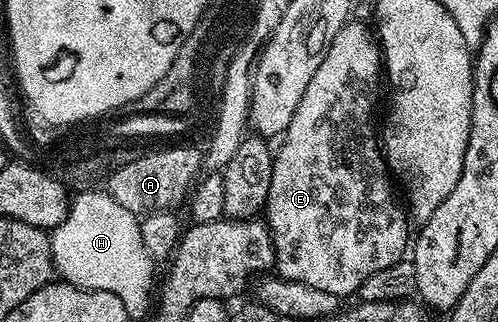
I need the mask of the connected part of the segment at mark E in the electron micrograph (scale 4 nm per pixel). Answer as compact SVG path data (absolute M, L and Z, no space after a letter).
M347 21L336 33L336 37L332 37L332 41L326 46L326 52L320 61L320 69L316 69L312 81L308 81L308 89L304 89L304 97L300 97L300 105L296 105L296 113L292 113L292 121L288 125L288 129L283 131L280 136L282 144L274 151L272 185L264 208L264 222L270 228L272 245L274 246L274 267L277 274L290 282L303 282L304 285L327 290L328 293L336 294L339 297L353 296L360 289L360 285L364 285L365 279L372 277L372 273L376 273L380 269L388 269L388 265L399 263L407 254L412 243L411 220L408 218L407 208L403 204L401 207L397 197L394 196L394 187L390 184L392 175L387 168L380 139L376 134L376 127L374 131L374 102L378 99L378 82L383 82L384 79L382 49L371 28L369 31L364 24L354 22Z

